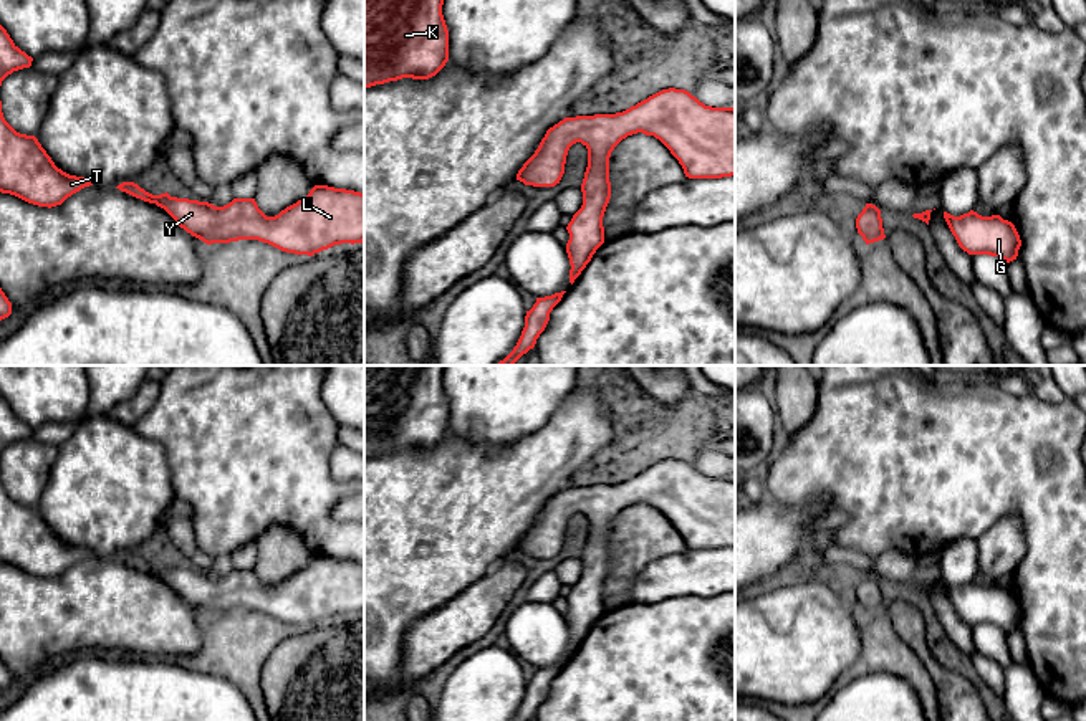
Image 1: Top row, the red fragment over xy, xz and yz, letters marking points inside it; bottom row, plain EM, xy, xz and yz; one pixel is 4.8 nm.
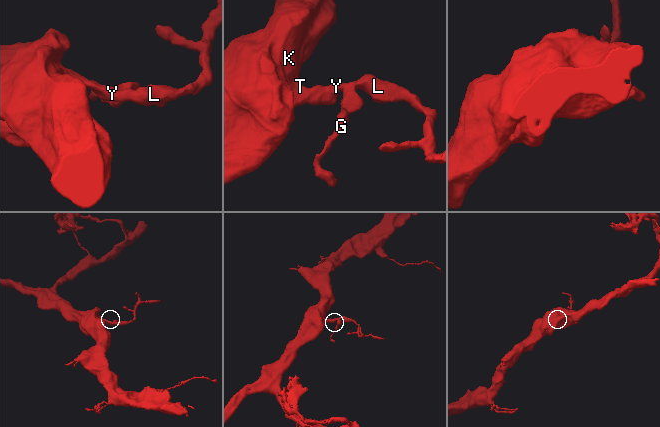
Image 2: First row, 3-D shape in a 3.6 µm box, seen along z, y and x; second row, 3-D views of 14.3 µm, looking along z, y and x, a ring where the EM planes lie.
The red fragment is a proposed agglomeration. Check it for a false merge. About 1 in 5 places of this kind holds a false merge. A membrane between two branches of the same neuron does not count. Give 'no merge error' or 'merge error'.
no merge error

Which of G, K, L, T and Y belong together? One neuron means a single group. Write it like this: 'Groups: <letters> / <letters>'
Groups: G K L T Y

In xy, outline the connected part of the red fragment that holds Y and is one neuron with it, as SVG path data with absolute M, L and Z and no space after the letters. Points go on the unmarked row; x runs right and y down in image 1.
M123 552L116 559L164 579L180 599L207 615L258 610L286 623L313 627L334 615L364 612L364 564L354 561L315 556L305 569L275 587L267 587L255 569L233 569L223 577L215 577L209 572L171 567L167 562L152 566L134 552Z

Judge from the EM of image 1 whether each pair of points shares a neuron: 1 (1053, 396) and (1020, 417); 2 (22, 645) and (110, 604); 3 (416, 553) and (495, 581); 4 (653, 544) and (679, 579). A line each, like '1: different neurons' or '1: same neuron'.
1: different neurons
2: same neuron
3: different neurons
4: different neurons

